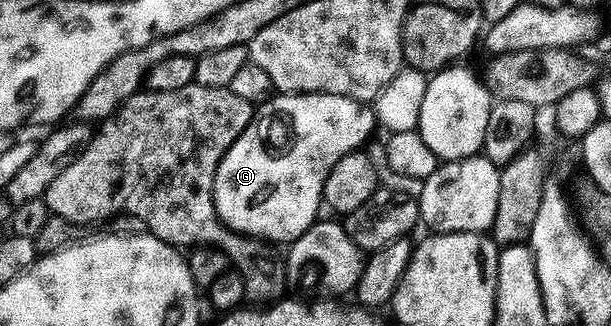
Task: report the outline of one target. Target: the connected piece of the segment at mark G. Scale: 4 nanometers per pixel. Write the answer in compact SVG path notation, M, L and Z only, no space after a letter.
M275 93L266 101L258 104L257 110L254 112L251 124L243 130L241 137L237 137L237 141L233 141L233 145L225 153L225 157L221 157L221 161L217 165L217 173L215 174L215 212L219 214L219 220L226 227L233 231L239 232L241 235L249 235L253 239L262 239L272 245L290 245L296 239L301 238L306 231L317 222L315 215L321 208L323 203L323 186L325 185L325 177L329 177L329 169L333 169L333 165L348 154L350 151L358 151L364 146L363 142L371 135L371 126L376 126L377 120L370 106L364 105L358 99L350 99L349 97L341 97L340 95L289 95L286 93Z

